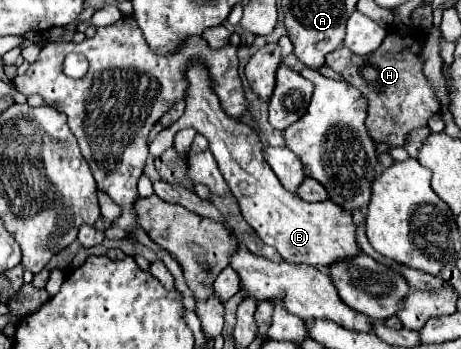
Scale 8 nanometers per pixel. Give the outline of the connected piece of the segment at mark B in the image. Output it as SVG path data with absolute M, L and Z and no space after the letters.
M192 63L188 67L186 75L190 87L186 95L186 111L184 115L170 125L168 129L162 129L156 139L150 143L150 153L154 157L162 155L166 149L172 147L174 135L178 129L192 127L198 133L202 133L208 143L210 151L218 163L218 169L222 177L226 179L232 195L236 197L240 205L240 213L246 219L248 225L254 227L258 237L274 247L286 263L306 263L312 267L328 267L336 261L356 257L362 251L356 243L356 225L352 221L352 215L334 205L332 201L320 201L320 203L308 203L302 201L296 193L290 193L282 187L278 177L268 169L264 157L262 157L262 143L254 129L244 125L242 121L236 121L228 117L218 97L212 91L212 83L208 79L208 71L202 63Z

